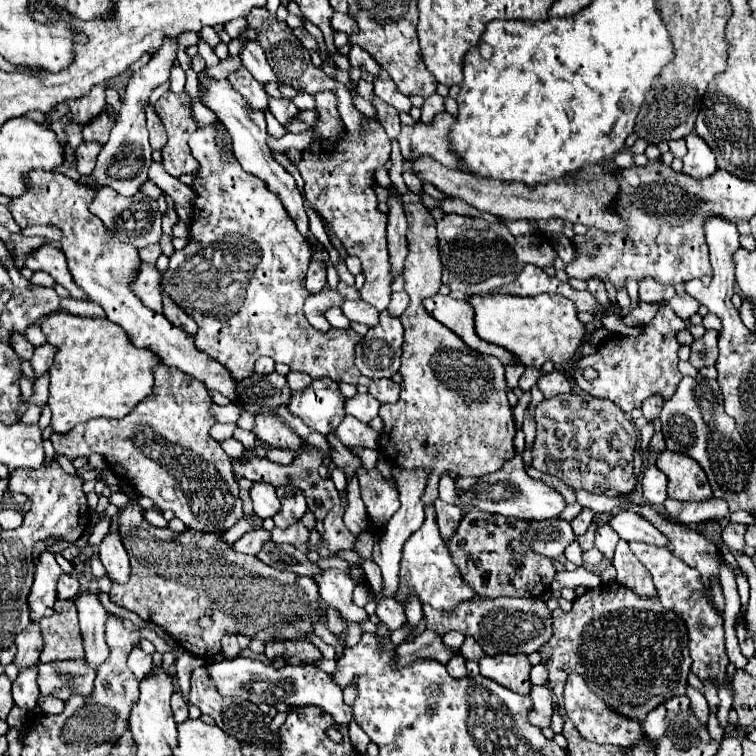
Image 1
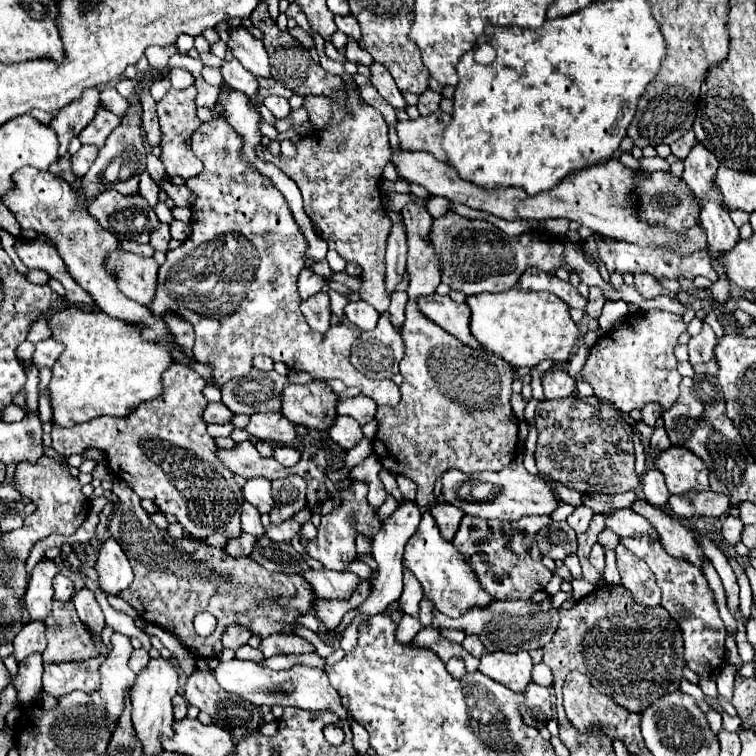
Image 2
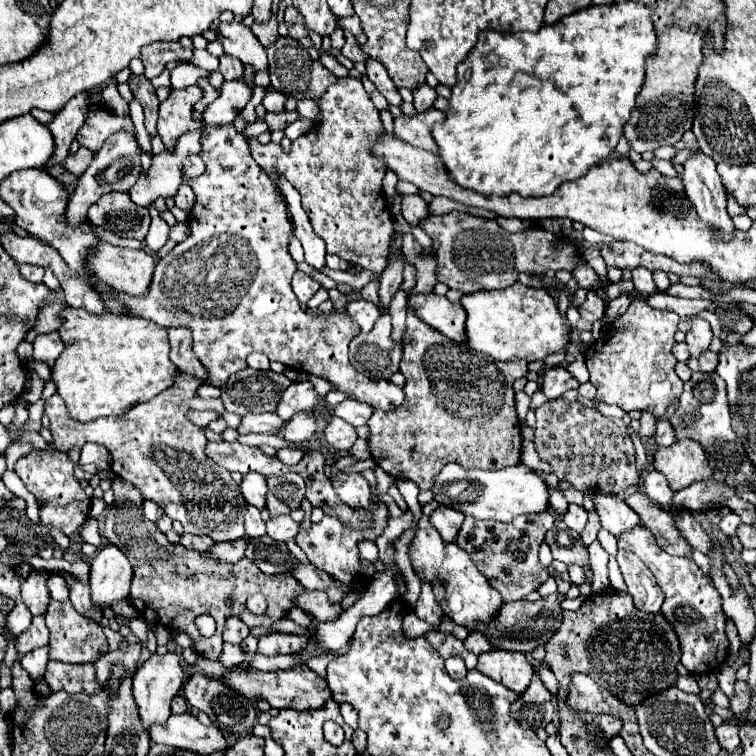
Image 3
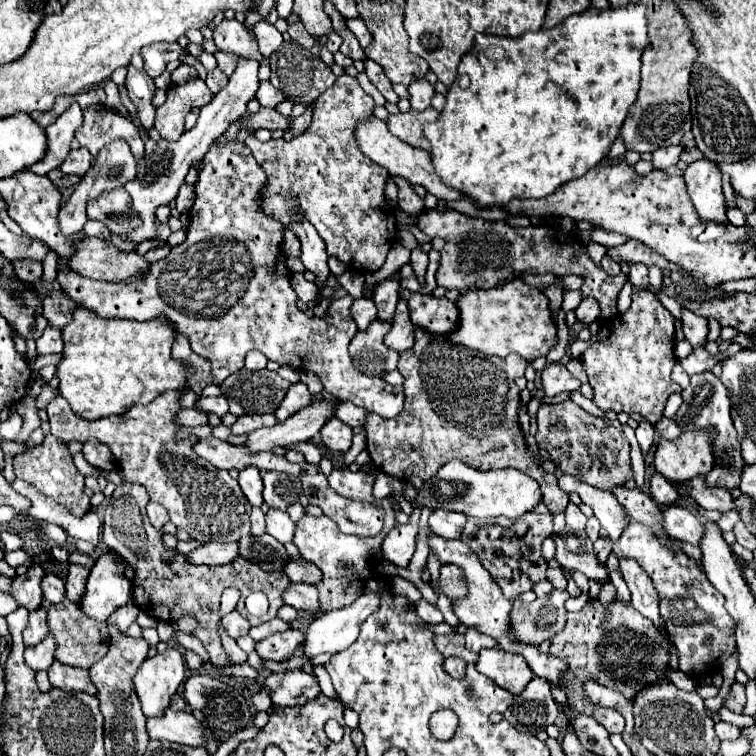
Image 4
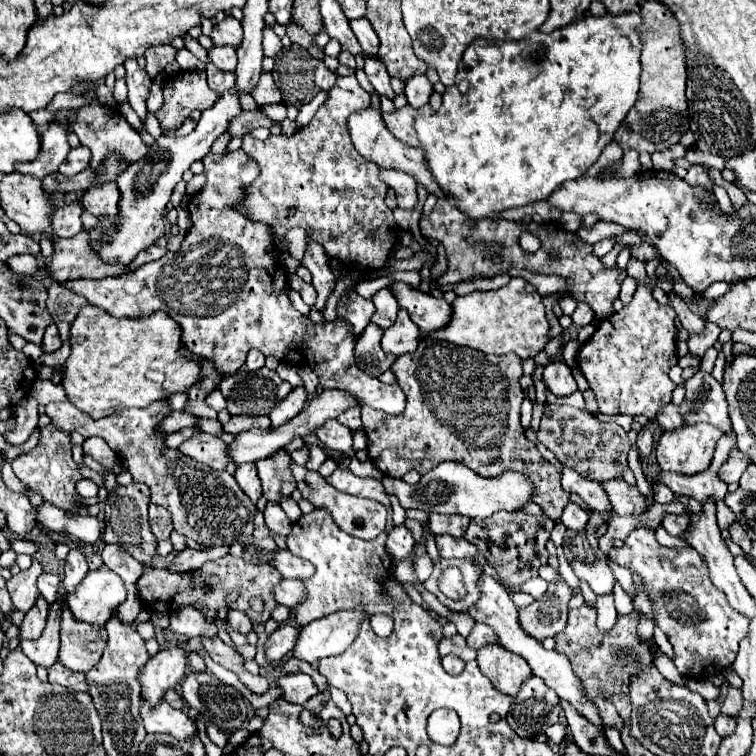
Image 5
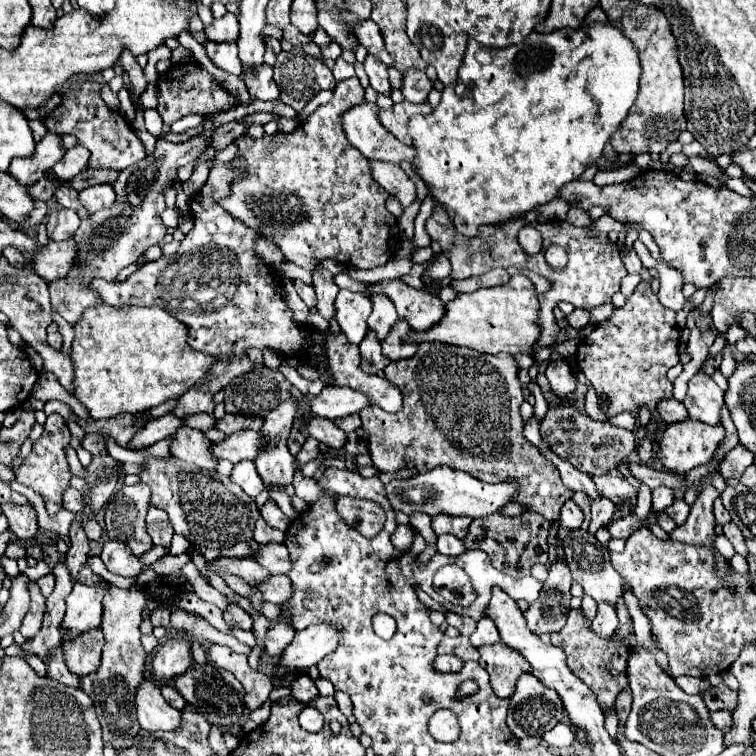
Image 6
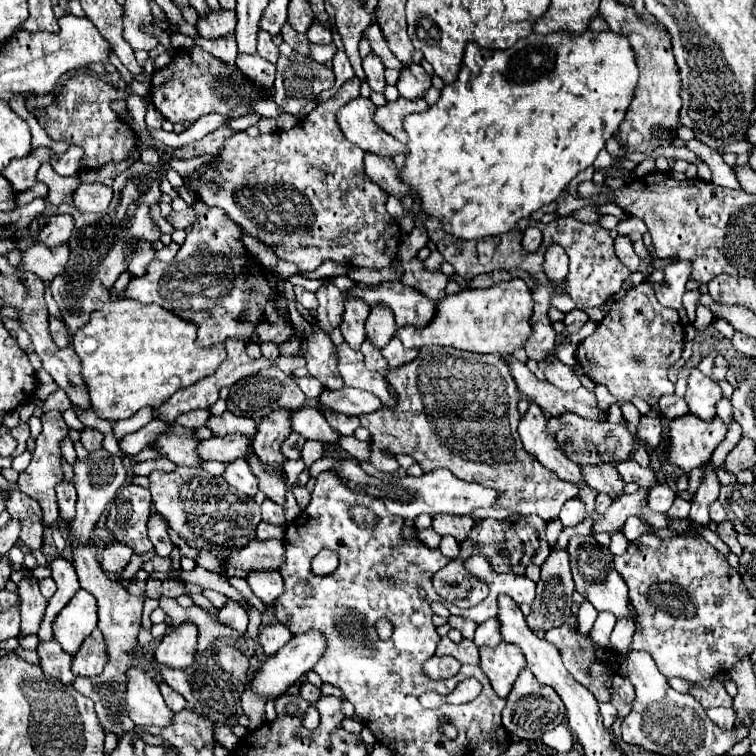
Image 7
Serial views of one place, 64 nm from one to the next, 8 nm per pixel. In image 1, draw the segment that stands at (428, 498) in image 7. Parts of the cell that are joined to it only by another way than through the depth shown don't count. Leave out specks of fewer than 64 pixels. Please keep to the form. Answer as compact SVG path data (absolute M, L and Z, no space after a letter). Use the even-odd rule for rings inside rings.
M516 454L512 460L508 460L508 464L504 464L502 470L498 470L490 476L458 478L456 488L462 490L462 492L458 492L462 502L472 504L476 510L484 510L484 512L490 512L490 514L502 514L502 516L514 516L514 518L520 518L520 520L558 518L568 504L564 500L564 496L554 486L550 486L542 480L534 480L526 474L520 454Z

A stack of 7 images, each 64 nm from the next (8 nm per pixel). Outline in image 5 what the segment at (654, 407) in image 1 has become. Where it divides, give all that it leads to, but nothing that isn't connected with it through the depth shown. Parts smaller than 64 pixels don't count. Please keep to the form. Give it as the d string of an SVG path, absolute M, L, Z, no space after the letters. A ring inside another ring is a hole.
M642 428L642 430L638 432L638 440L636 440L636 444L638 444L640 456L646 458L646 456L654 450L654 438L652 438L652 432L650 432L648 428Z

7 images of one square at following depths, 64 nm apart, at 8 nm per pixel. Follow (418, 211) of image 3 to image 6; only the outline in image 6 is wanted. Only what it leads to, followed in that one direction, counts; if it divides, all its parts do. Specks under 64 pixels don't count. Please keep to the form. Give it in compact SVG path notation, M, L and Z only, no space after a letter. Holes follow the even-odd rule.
M370 162L370 164L372 164L372 178L386 192L396 196L404 208L408 208L416 200L416 186L400 166L384 162Z

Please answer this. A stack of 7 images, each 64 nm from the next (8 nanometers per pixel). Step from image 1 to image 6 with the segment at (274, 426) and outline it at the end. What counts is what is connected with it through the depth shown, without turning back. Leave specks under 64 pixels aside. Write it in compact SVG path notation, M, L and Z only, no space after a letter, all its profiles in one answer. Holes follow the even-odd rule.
M226 414L222 420L216 422L216 428L224 434L232 434L238 430L260 430L264 424L264 418L258 416L238 416L238 414Z

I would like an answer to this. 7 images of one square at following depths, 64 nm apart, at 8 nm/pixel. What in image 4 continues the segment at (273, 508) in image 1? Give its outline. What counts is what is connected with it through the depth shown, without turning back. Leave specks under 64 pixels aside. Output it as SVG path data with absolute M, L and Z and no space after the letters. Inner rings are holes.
M248 466L240 472L240 478L238 478L238 484L244 492L244 496L248 498L248 502L252 506L262 506L262 480L260 480L260 472L254 468L254 466Z

